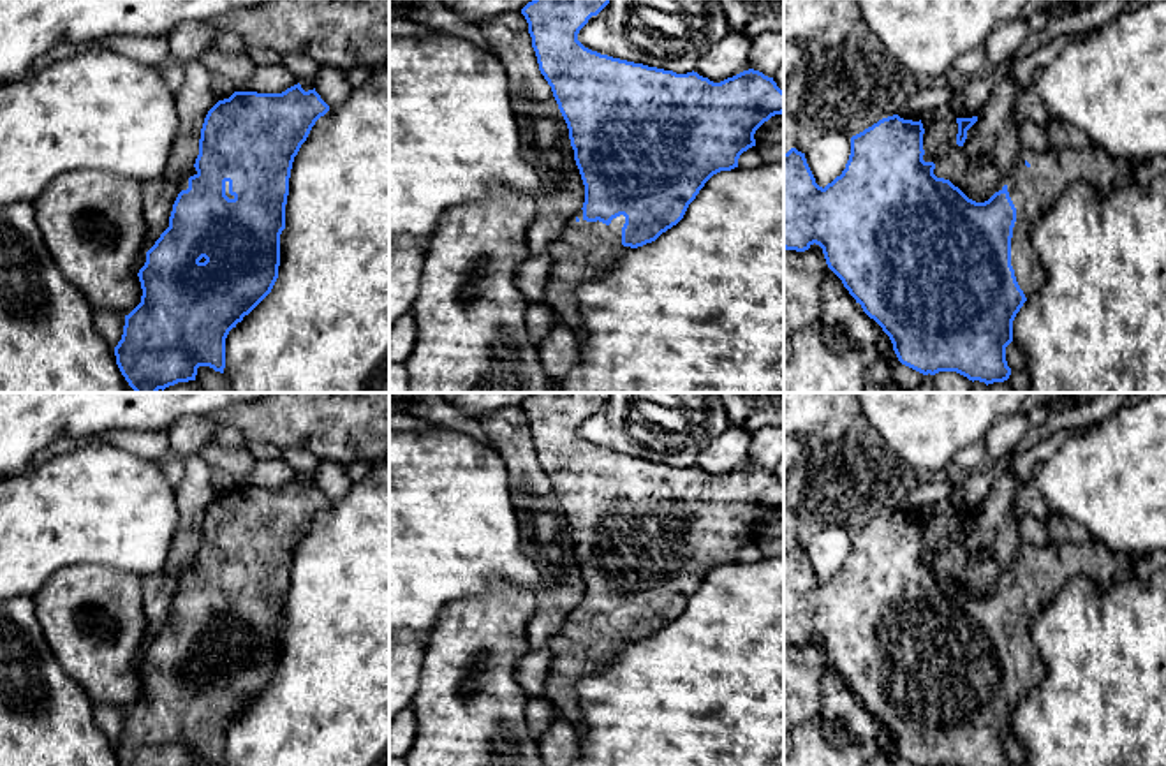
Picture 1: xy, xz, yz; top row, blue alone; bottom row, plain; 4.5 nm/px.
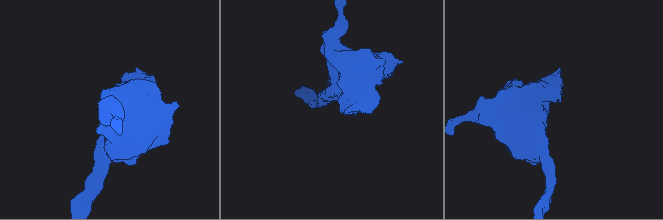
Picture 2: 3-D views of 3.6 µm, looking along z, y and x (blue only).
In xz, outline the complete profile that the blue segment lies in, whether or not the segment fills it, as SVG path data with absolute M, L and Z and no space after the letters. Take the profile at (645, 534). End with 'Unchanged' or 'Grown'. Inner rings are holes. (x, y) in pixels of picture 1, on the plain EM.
M534 393L521 403L539 465L567 518L585 579L583 602L546 644L553 655L546 699L574 731L583 729L576 692L579 678L608 667L632 643L655 636L676 620L705 578L720 565L738 562L740 549L756 541L756 525L784 507L784 486L773 472L754 463L713 477L694 465L676 468L585 442L578 435L579 424L609 394Z. Grown

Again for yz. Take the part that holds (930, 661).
M898 509L888 511L851 532L851 549L845 563L824 583L815 578L815 572L807 558L805 548L791 542L784 548L784 643L805 646L814 637L823 643L828 662L842 674L849 689L861 699L863 706L874 713L889 731L898 755L916 766L1011 766L1006 755L1006 741L1013 736L1013 715L1023 697L1034 690L1046 674L1046 666L1032 643L1030 627L1041 615L1044 606L1076 576L1085 576L1089 581L1108 586L1127 578L1136 556L1115 555L1103 542L1089 539L1085 544L1053 542L1032 546L1023 542L1018 560L1006 567L997 579L997 586L985 597L969 593L949 574L934 569L935 558L925 556L923 549L923 518L904 514Z. Grown

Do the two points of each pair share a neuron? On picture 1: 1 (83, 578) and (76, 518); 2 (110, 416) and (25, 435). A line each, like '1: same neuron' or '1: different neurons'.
1: different neurons
2: same neuron

